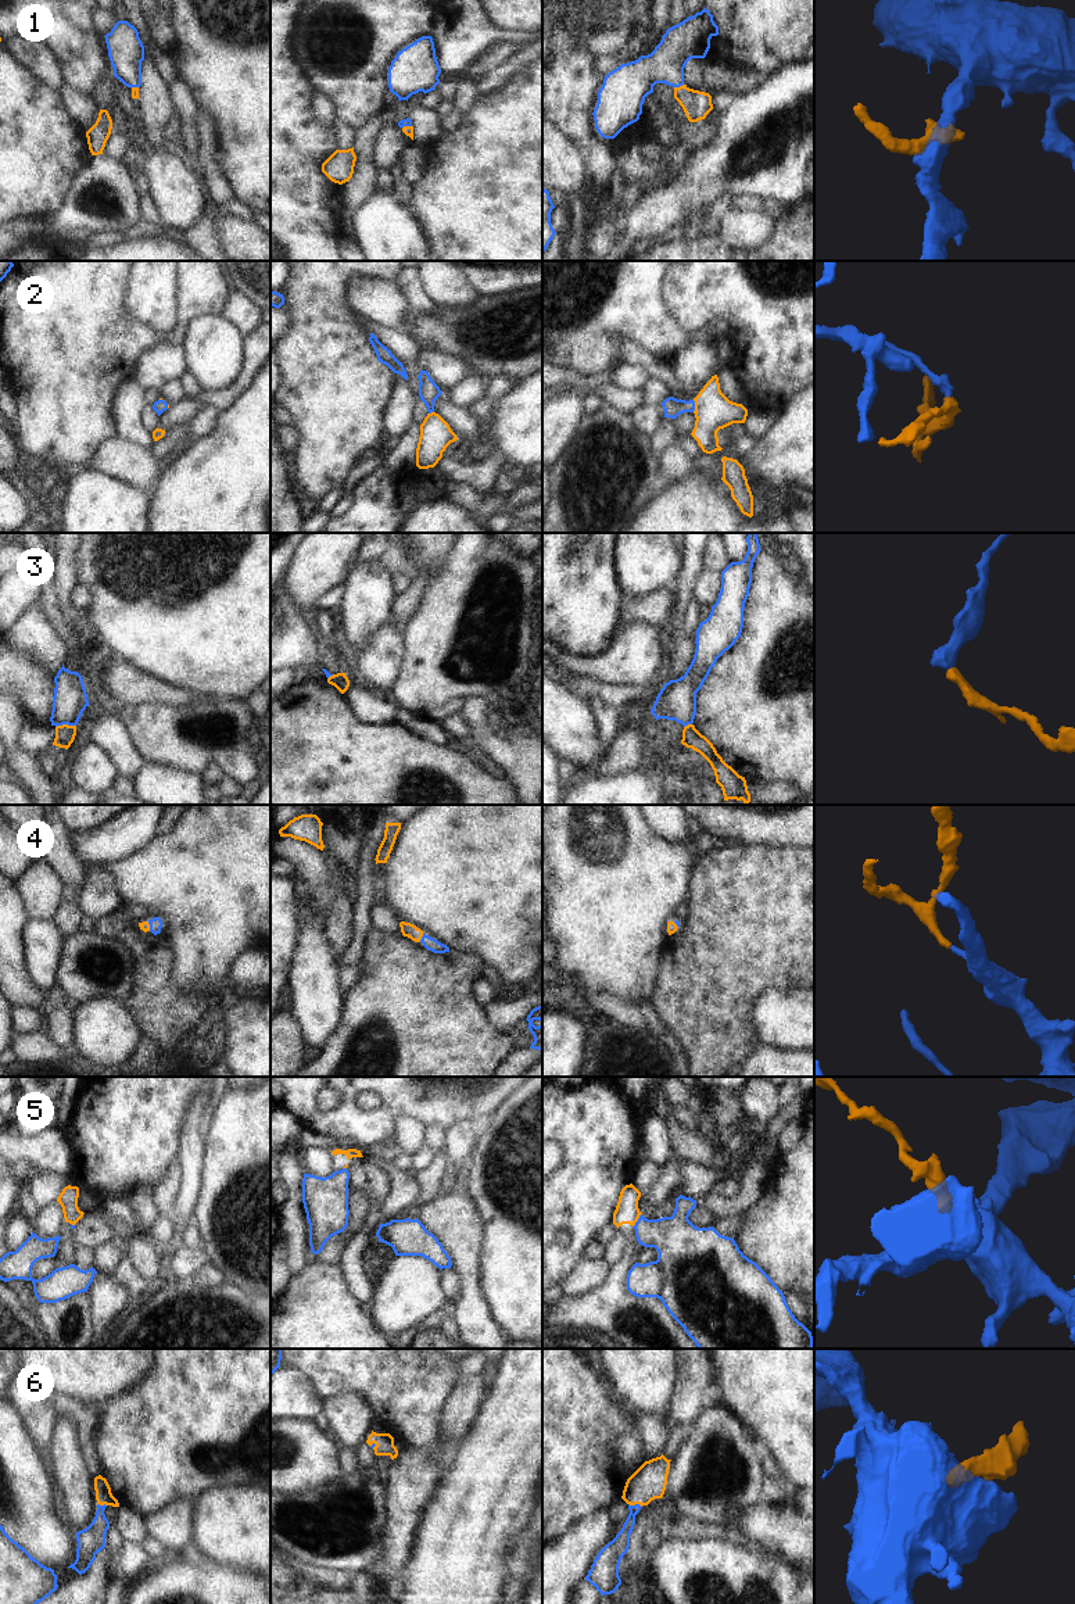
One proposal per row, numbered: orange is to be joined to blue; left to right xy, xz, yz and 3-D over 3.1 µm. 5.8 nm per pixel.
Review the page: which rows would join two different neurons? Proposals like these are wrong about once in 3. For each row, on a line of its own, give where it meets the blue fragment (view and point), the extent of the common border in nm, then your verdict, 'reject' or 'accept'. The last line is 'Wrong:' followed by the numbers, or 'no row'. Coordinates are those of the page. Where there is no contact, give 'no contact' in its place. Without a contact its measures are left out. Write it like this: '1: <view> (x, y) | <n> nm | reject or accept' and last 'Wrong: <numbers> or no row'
1: yz (678, 86) | 60 nm | accept
2: yz (694, 405) | 70 nm | accept
3: xy (65, 723) | 120 nm | reject
4: xz (422, 938) | 50 nm | accept
5: yz (638, 1220) | 90 nm | reject
6: yz (635, 1504) | 80 nm | accept
Wrong: 3, 5

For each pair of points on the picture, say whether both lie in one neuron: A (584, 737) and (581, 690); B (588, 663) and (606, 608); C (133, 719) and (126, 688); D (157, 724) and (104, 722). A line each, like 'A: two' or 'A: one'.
A: two
B: two
C: two
D: two

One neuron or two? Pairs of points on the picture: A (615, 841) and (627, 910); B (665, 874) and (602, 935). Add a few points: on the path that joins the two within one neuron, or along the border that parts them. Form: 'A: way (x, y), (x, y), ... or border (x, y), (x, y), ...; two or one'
A: way (615, 858), (615, 894); one
B: way (649, 888), (617, 920); one

